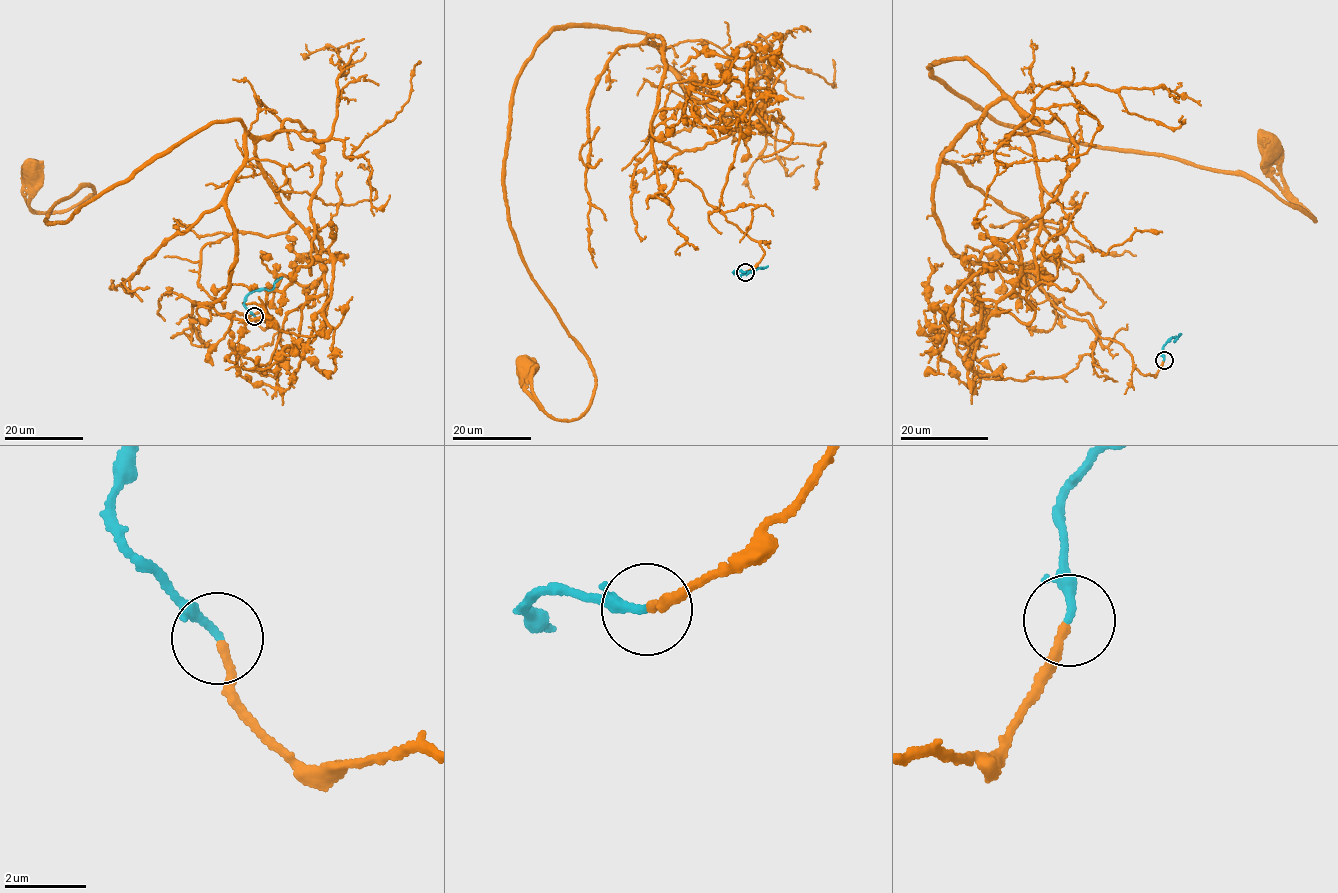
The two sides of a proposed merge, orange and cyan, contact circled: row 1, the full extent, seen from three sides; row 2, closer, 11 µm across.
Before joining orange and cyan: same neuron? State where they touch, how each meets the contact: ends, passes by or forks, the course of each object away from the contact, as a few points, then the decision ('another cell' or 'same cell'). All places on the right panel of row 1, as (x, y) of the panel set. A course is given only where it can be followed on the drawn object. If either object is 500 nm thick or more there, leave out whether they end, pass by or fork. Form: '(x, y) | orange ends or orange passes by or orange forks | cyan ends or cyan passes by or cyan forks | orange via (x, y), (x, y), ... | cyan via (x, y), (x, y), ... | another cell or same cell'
(1164, 360) | orange ends | cyan ends | orange via (1164, 360), (945, 242), (939, 159), (1001, 96), (934, 62), (997, 121), (1316, 221), (1267, 147) | cyan via (1164, 360), (1162, 348), (1175, 337), (1174, 341), (1179, 333) | same cell

